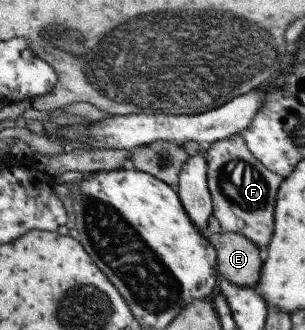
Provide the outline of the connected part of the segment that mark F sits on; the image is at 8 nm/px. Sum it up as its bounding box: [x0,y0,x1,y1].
[206,134,283,247]

